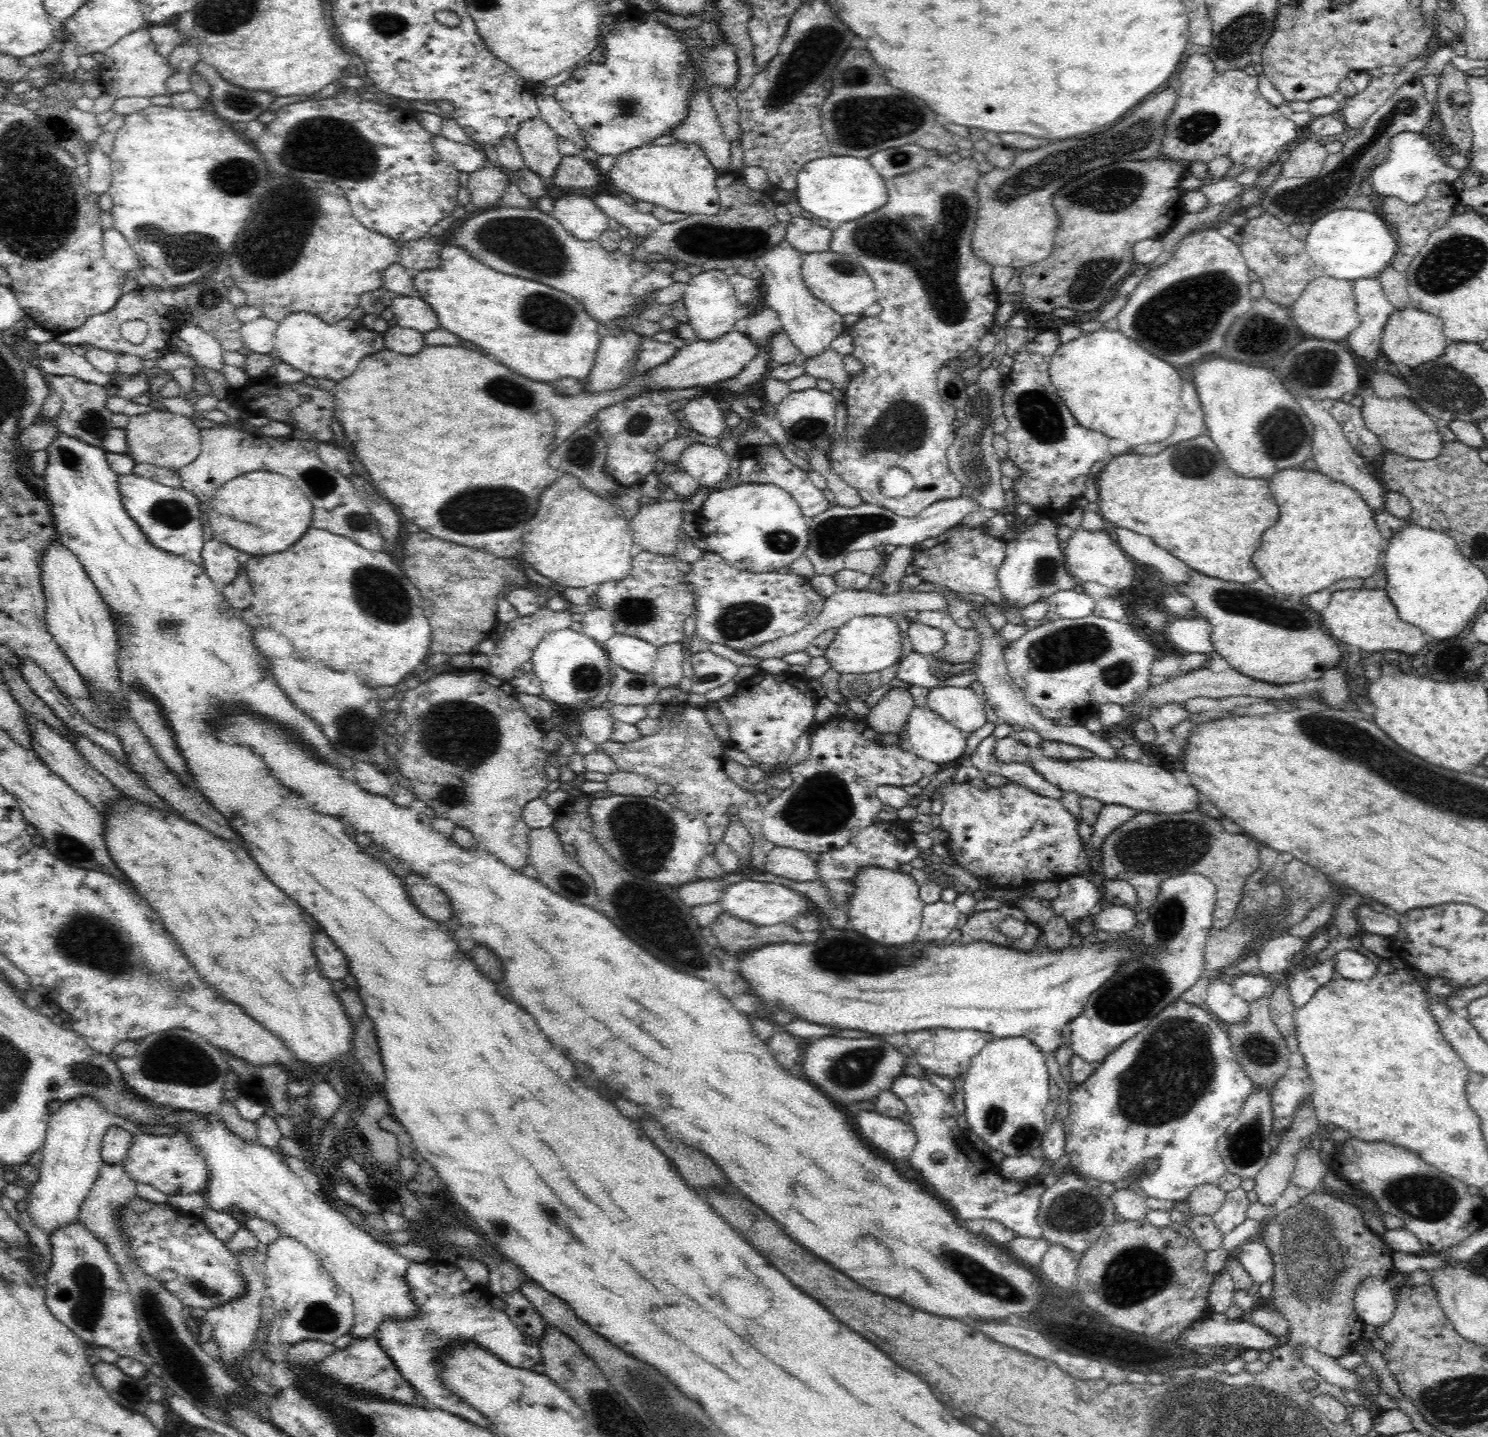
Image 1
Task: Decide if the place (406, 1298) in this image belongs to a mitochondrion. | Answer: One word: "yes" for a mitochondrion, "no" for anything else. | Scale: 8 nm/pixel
no

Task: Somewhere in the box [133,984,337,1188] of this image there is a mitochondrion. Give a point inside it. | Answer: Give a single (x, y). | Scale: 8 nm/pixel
(175, 1056)

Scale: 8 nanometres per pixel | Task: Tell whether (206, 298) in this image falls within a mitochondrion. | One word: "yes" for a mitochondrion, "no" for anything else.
yes

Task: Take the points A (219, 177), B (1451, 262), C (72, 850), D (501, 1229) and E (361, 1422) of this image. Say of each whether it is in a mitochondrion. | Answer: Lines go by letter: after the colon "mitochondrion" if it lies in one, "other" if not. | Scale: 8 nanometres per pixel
A: mitochondrion
B: mitochondrion
C: mitochondrion
D: other
E: mitochondrion

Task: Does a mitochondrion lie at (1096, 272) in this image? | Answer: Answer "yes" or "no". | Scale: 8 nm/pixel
yes

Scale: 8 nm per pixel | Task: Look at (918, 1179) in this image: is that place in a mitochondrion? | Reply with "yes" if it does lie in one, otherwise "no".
no

